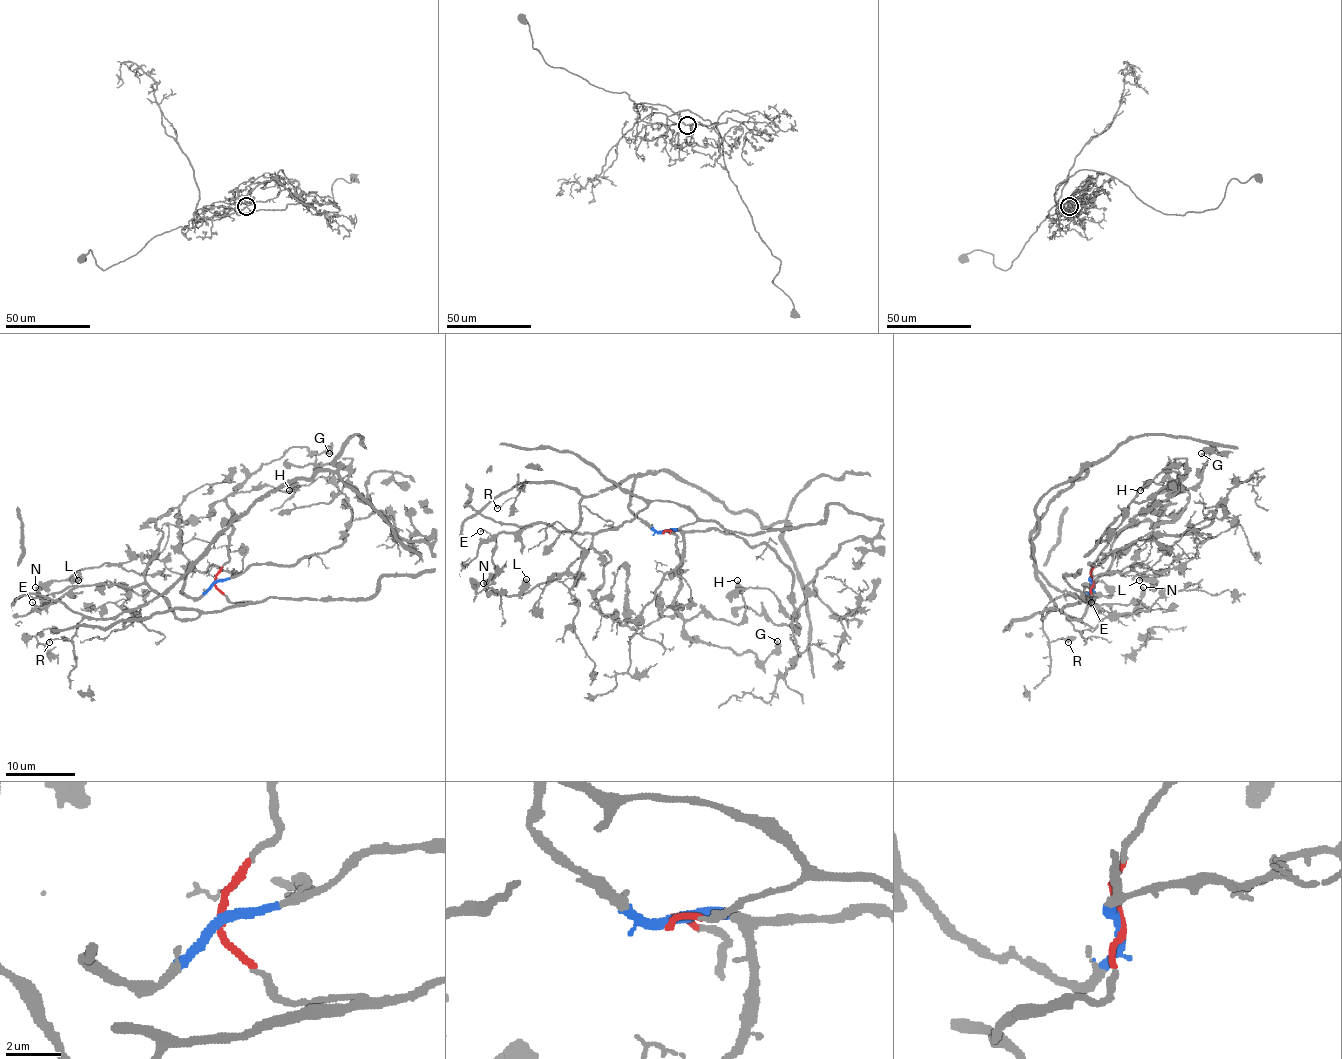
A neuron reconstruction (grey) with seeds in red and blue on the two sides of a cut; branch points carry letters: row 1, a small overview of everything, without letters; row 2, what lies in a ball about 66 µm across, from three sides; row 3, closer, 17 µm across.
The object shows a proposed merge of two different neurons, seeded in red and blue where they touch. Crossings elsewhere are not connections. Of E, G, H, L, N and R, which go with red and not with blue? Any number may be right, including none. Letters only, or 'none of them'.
E, G, H, L, N

